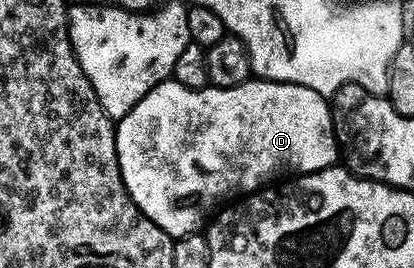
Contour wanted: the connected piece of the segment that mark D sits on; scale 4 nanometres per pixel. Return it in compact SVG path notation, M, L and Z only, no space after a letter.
M172 77L165 79L163 83L156 84L125 117L117 120L114 133L114 149L118 154L118 173L122 178L122 186L130 195L130 200L134 202L144 217L148 217L157 227L164 229L164 233L168 233L171 237L195 234L207 222L211 212L221 208L223 204L235 197L253 193L273 184L275 181L281 180L283 177L311 175L313 171L323 171L325 167L335 166L340 159L338 139L334 136L334 113L327 96L323 92L311 87L305 87L299 83L277 83L274 79L259 79L257 77L252 77L246 83L241 83L235 87L207 85L198 91L180 85Z

